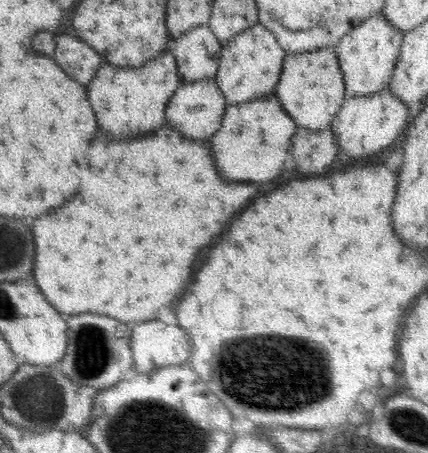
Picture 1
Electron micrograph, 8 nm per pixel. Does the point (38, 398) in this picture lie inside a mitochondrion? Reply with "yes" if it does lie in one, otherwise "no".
yes

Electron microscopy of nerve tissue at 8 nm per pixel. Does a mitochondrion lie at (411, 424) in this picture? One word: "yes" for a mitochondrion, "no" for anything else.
yes

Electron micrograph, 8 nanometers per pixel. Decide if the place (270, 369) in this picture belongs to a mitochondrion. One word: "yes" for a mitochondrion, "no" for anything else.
yes

